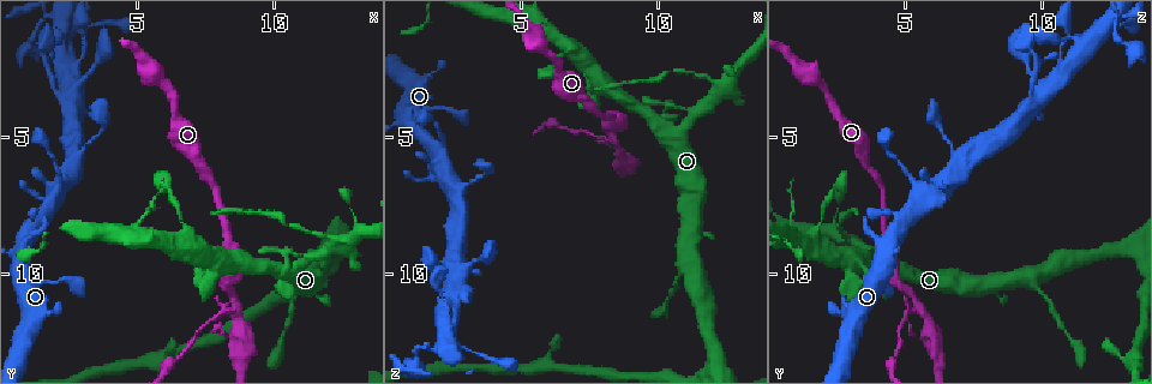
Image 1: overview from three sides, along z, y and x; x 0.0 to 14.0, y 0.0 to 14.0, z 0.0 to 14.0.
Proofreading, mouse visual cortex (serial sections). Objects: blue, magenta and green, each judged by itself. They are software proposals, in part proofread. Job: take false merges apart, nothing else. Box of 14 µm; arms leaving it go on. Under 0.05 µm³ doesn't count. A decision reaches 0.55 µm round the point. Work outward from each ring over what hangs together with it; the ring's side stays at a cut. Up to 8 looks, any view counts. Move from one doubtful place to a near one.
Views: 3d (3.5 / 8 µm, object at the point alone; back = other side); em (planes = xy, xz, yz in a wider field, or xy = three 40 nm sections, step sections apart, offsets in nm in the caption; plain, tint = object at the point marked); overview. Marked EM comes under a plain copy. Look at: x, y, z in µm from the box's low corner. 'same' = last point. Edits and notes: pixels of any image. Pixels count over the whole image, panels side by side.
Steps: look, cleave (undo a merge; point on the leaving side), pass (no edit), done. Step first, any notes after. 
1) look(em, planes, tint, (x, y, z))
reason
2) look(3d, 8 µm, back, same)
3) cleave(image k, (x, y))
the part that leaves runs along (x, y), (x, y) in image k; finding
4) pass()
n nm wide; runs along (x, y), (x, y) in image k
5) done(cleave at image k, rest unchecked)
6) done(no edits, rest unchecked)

look(3d, 8 µm, (10.5, 9.3, 3.8))
sharp bend

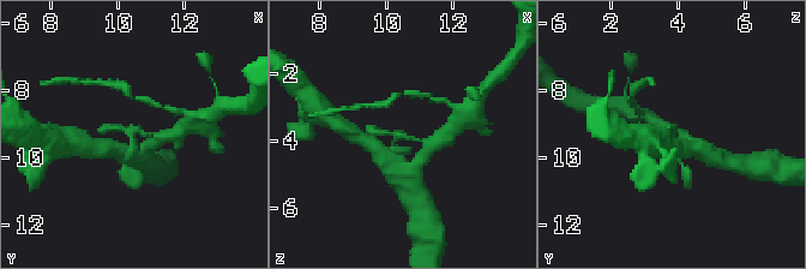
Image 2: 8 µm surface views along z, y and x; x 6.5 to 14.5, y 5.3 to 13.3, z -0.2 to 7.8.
look(em, xy, step 5, tint, (10.5, 9.4, 3.9))
now the EM

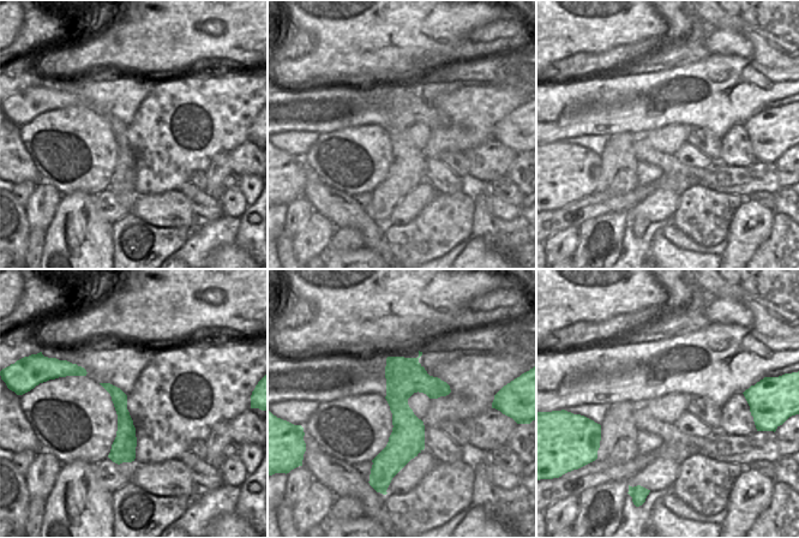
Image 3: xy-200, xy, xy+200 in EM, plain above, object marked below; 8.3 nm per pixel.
pass()
runs along (162, 137), (137, 132), (125, 166) in image 2; continuous, no second cell

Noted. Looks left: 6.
look(3d, 3.5 µm, (11.7, 8.7, 2.7))
thick turns thin

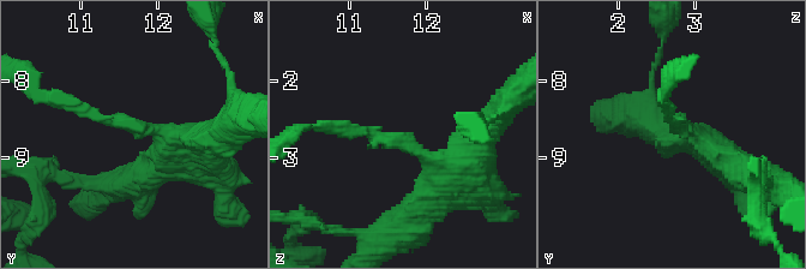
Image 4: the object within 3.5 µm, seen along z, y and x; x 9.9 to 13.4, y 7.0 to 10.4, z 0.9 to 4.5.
look(em, planes, tint, (11.75, 8.65, 2.85))
arms of 150, 350 nm

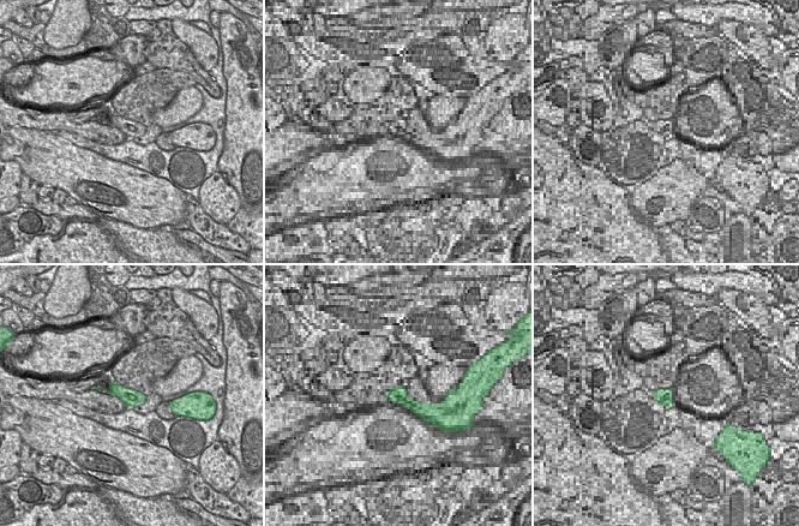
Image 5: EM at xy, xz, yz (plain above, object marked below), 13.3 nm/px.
pass()
runs along (438, 192), (431, 155), (331, 125) in image 4; continuous, no second cell

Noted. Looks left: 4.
look(em, xy, step 5, tint, (8.5, 10.9, 5.3))
branch point

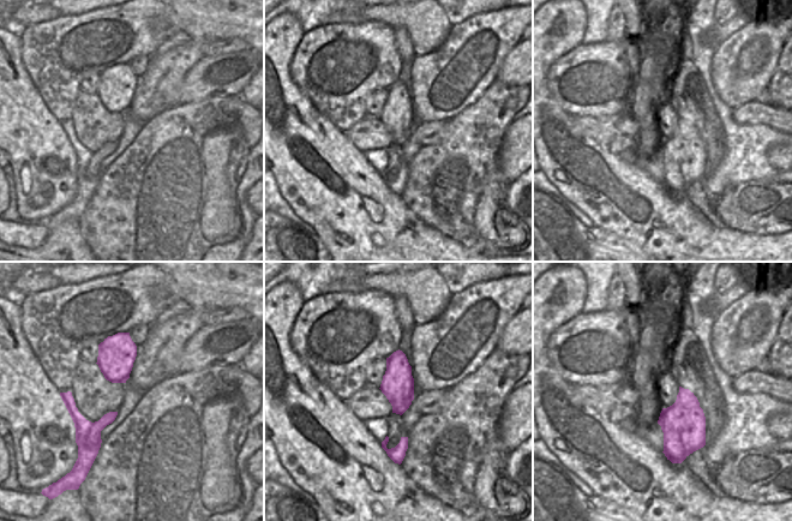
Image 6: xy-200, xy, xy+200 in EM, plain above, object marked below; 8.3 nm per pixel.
look(3d, 3.5 µm, same)

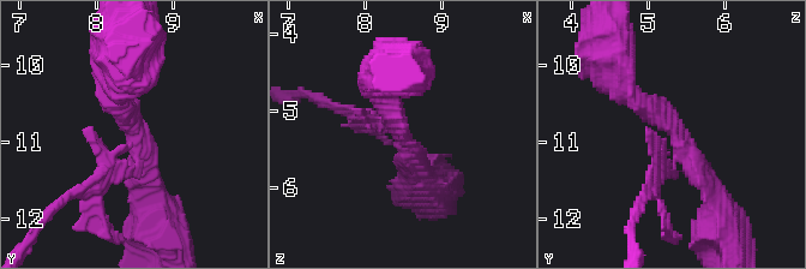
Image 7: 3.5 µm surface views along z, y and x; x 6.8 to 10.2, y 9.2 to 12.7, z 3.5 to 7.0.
pass()
runs along (629, 88), (672, 129), (717, 205) in image 7; one cell here

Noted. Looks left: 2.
done(no edits, rest unchecked)

